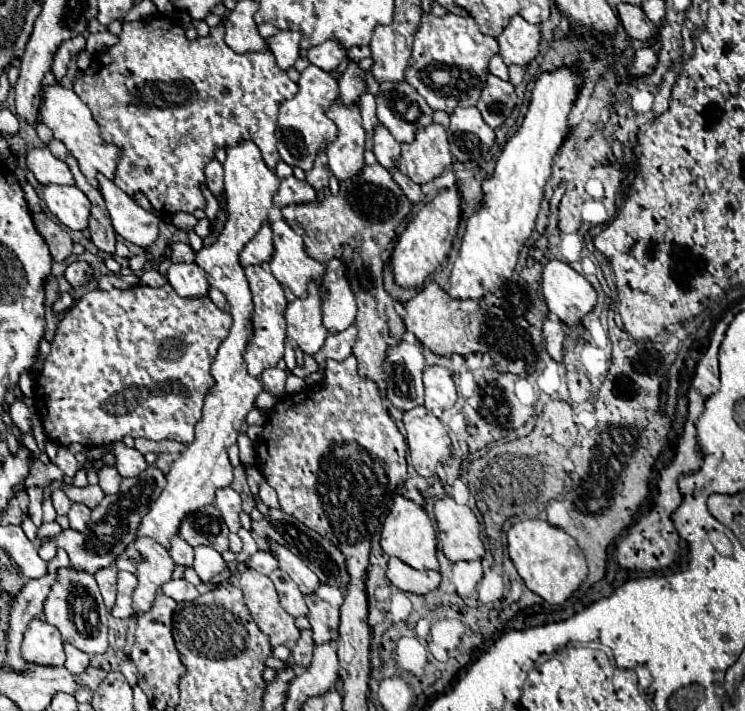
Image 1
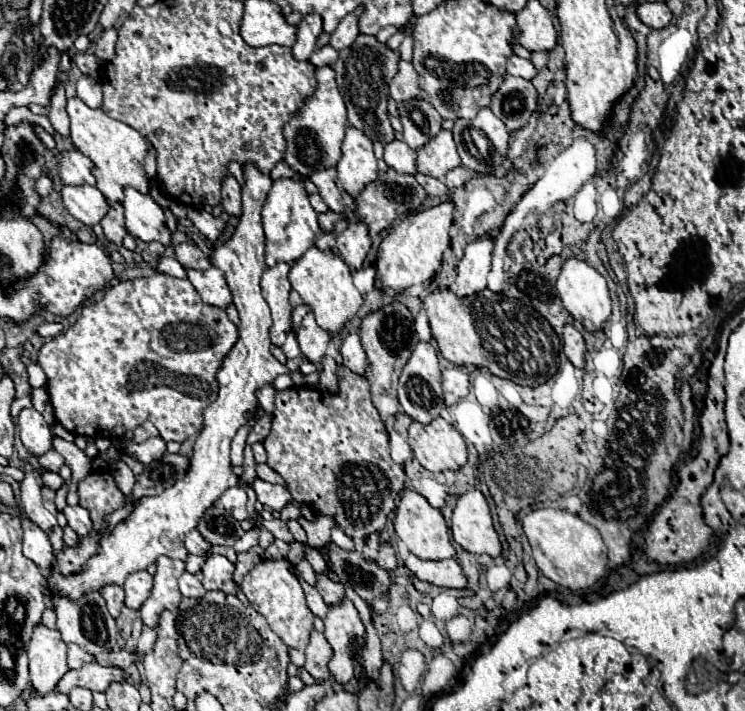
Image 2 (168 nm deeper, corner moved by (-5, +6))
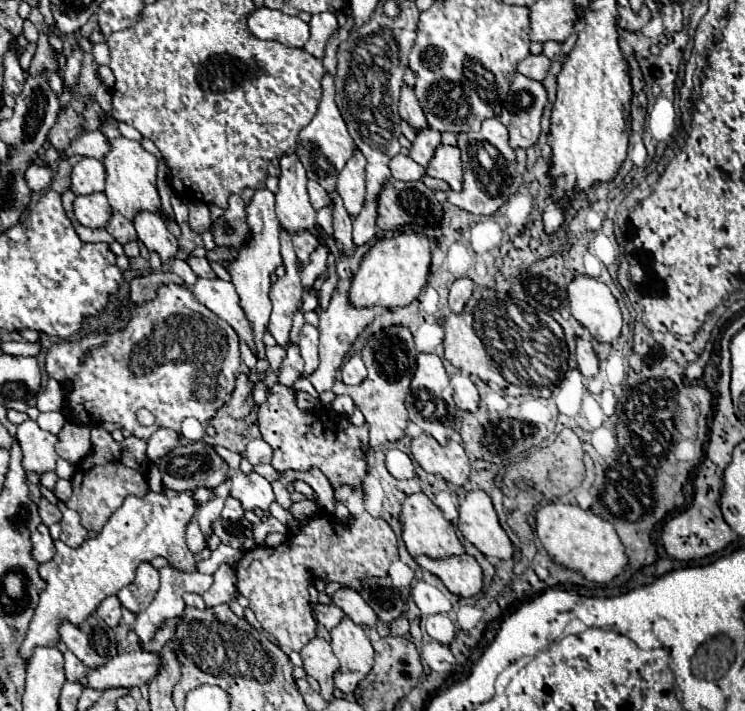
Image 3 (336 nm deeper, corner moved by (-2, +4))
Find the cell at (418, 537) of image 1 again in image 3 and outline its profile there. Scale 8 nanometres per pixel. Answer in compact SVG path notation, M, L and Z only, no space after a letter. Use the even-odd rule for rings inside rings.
M423 493L409 495L403 501L399 521L401 521L401 529L403 529L403 541L405 541L405 547L411 553L411 557L427 555L431 559L443 559L449 555L463 555L465 553L461 541L457 539L457 535L451 527L451 523L443 517L441 509L437 505L433 505L433 501Z

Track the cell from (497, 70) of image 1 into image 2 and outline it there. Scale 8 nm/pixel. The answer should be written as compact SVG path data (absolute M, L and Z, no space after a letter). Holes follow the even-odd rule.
M512 55L512 57L508 57L508 73L524 77L524 79L534 79L538 75L538 69L528 59Z

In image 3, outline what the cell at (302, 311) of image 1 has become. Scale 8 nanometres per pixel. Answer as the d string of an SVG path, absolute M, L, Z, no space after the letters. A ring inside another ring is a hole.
M305 323L301 327L301 333L299 333L299 349L301 349L301 357L305 361L305 373L307 375L311 375L317 369L317 365L319 365L317 343L319 343L319 331L317 331L317 327Z

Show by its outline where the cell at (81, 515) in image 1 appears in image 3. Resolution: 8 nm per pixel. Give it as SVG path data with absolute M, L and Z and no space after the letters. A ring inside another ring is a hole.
M57 503L59 511L63 513L61 519L61 541L69 547L79 547L87 539L87 529L83 529L79 515L65 507L65 503Z

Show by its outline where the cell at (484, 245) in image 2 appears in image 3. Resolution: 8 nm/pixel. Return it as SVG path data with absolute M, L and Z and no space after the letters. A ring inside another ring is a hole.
M457 279L453 285L451 285L451 293L449 293L449 309L459 313L463 311L467 299L471 297L473 293L473 281L471 279Z

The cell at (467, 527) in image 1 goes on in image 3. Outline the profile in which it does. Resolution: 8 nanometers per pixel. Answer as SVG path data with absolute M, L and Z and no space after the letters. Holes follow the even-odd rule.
M469 491L459 507L457 529L485 557L511 559L513 545L499 525L491 497L485 491Z

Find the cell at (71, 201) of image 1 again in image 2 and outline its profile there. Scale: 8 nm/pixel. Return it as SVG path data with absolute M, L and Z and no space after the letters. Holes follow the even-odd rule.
M64 185L62 199L68 211L88 227L100 223L110 209L106 197L102 197L102 193L92 185L80 185L80 187Z

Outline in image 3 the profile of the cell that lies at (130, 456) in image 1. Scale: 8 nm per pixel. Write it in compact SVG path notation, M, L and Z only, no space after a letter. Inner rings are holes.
M157 429L147 439L147 457L151 461L157 461L167 455L173 447L177 447L177 433L173 433L171 429Z

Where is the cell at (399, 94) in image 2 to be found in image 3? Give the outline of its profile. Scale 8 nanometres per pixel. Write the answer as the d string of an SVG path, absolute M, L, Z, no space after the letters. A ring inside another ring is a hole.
M403 85L401 87L401 99L399 99L399 115L401 119L405 119L413 131L421 129L421 127L427 127L427 119L419 107L419 101L415 97L415 91L413 87L409 85Z

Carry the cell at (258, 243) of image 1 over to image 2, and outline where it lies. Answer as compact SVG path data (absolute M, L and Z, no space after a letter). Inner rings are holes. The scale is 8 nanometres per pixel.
M284 177L274 181L272 191L262 209L262 223L266 231L266 265L274 267L280 261L294 263L306 249L310 249L318 235L318 213L308 201L304 181L300 177Z

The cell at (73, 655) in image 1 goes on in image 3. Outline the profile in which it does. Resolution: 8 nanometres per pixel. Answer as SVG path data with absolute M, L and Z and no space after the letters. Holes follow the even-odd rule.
M65 651L65 675L67 675L67 681L79 681L85 675L85 671L87 671L87 667L83 667L83 663L79 663L79 659L71 651Z

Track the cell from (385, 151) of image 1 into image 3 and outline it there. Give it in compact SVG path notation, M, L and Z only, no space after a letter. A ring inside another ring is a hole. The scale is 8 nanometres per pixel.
M399 153L391 159L389 169L391 169L393 177L399 181L419 181L425 173L425 169L419 167L419 163L415 163L411 157L407 157L403 153Z

